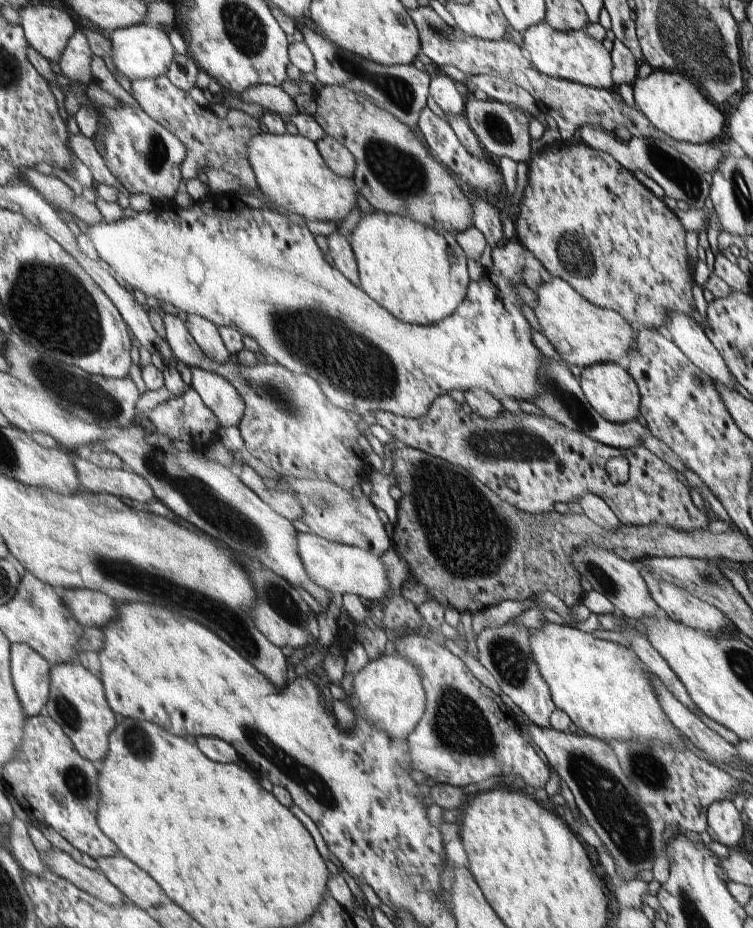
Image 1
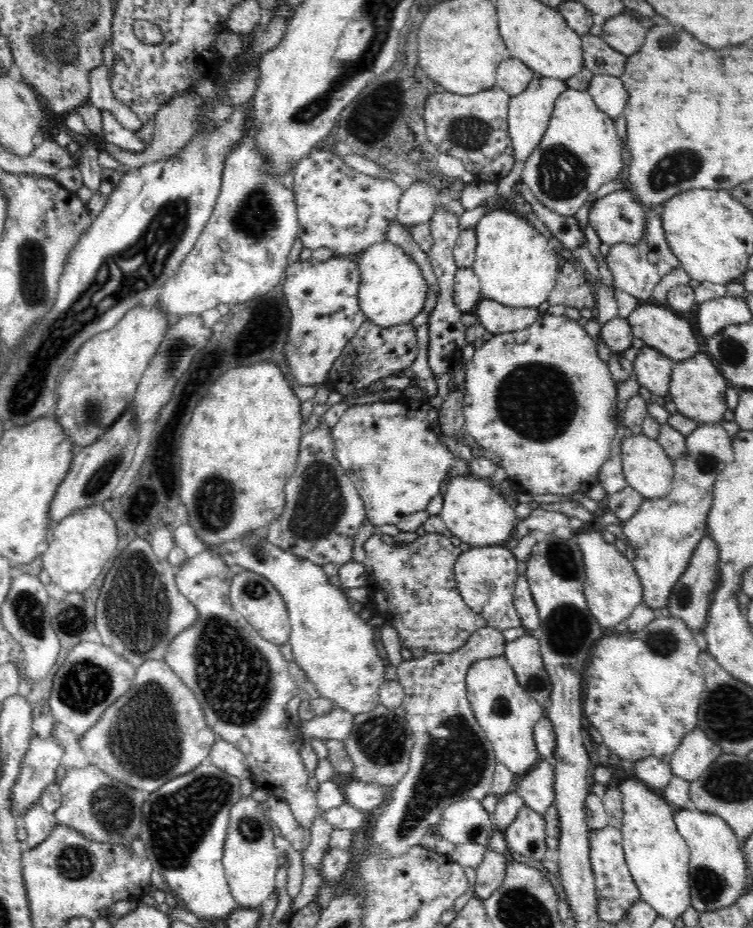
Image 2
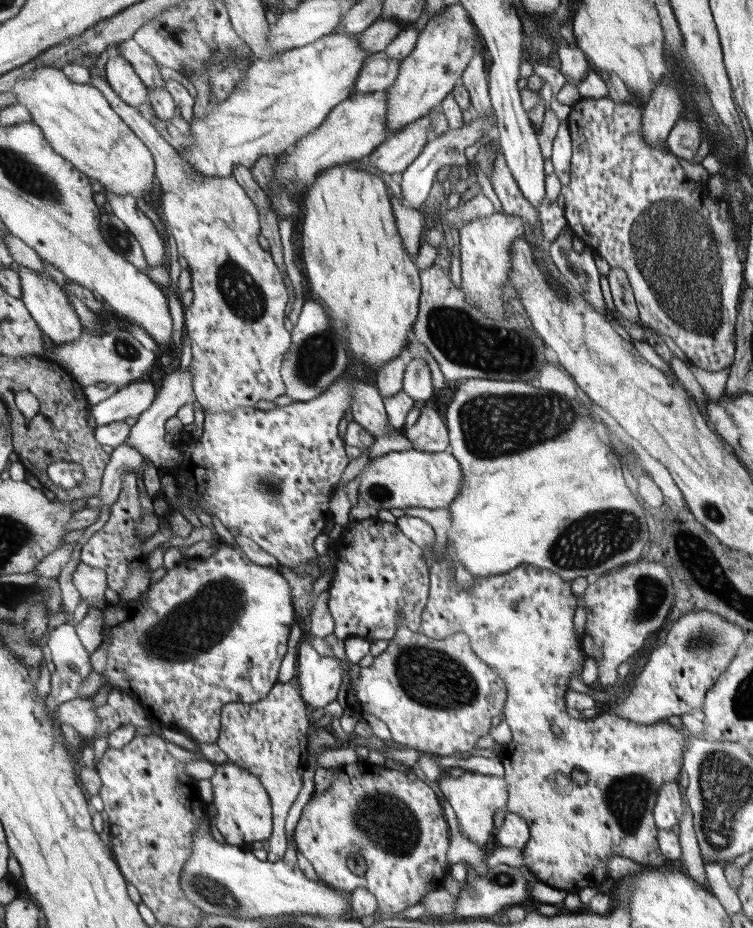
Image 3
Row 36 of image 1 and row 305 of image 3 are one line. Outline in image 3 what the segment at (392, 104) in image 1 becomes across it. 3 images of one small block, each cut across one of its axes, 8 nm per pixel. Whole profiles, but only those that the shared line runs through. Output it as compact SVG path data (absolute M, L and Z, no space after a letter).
M305 300L297 304L293 314L293 346L289 348L289 356L281 368L281 376L285 382L285 394L293 402L309 402L317 398L321 392L329 388L347 368L349 354L347 354L347 324L335 320L329 310L315 300Z

